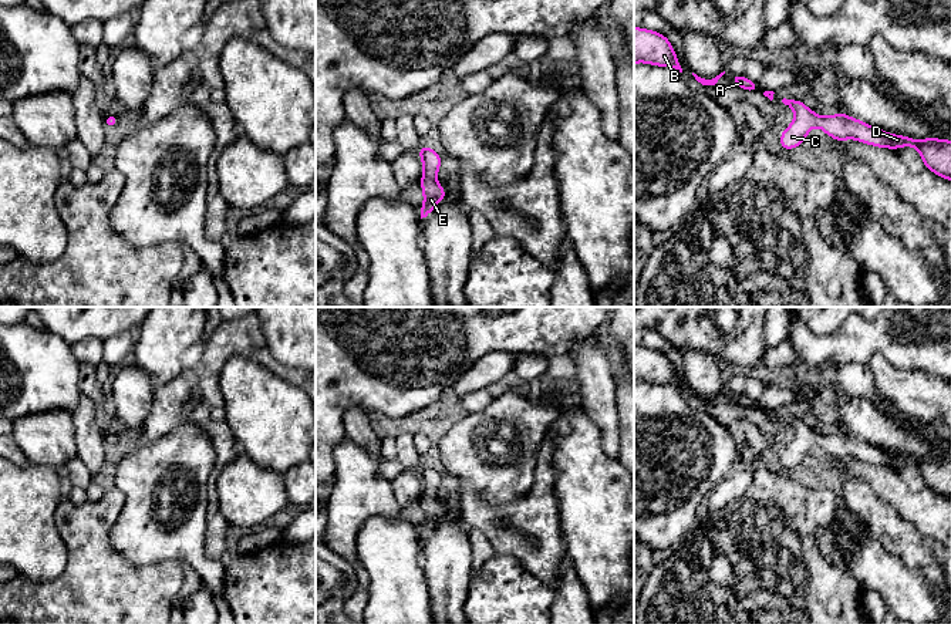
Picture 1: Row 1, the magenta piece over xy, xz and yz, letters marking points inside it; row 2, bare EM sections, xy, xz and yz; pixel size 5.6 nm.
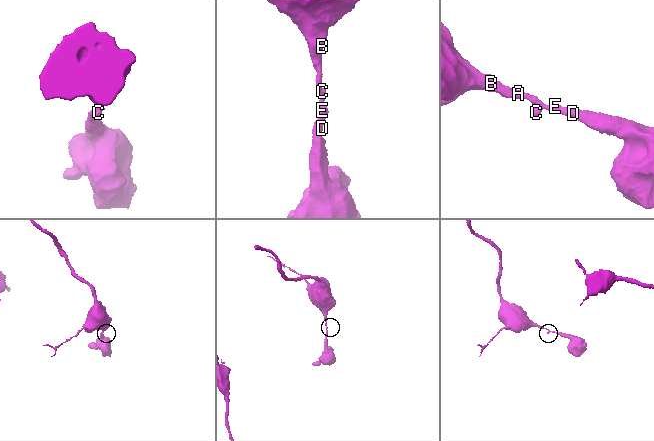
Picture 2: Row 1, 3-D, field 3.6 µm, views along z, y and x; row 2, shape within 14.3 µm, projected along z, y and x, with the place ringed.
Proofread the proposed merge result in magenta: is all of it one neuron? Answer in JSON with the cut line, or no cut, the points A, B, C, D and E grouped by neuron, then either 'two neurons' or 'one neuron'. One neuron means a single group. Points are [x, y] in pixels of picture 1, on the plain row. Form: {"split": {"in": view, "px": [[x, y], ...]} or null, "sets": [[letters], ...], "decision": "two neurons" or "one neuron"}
{"split": null, "sets": [["A", "B", "C", "D", "E"]], "decision": "one neuron"}

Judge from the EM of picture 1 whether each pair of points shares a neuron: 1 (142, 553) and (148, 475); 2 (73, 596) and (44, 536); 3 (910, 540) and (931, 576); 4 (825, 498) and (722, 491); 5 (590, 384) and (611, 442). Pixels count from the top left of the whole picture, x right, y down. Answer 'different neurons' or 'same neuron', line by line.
1: same neuron
2: different neurons
3: same neuron
4: different neurons
5: same neuron

